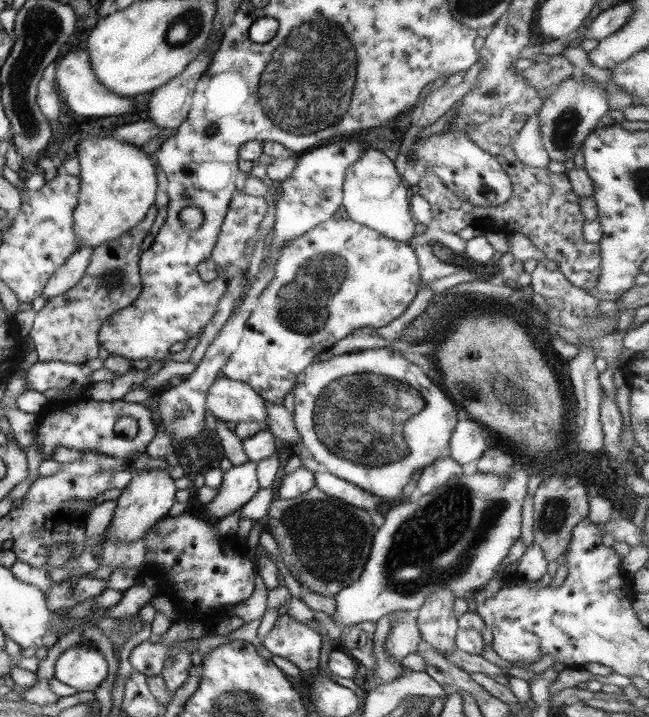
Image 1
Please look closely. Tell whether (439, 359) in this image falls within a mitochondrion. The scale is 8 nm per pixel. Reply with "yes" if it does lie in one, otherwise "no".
no

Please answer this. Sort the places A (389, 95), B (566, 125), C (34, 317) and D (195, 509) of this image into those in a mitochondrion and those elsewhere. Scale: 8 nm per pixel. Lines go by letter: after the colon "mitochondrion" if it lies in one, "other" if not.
A: other
B: mitochondrion
C: other
D: other

